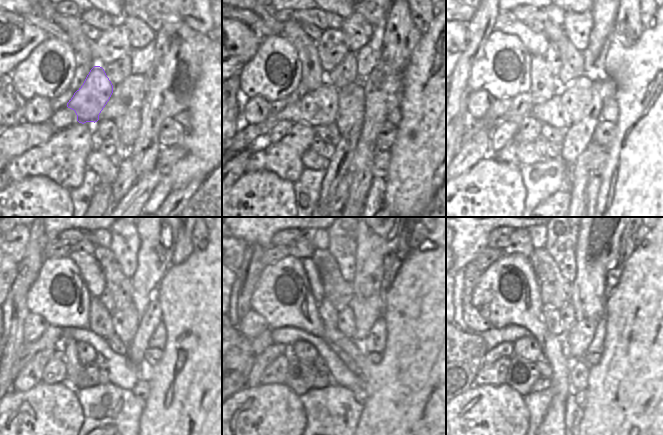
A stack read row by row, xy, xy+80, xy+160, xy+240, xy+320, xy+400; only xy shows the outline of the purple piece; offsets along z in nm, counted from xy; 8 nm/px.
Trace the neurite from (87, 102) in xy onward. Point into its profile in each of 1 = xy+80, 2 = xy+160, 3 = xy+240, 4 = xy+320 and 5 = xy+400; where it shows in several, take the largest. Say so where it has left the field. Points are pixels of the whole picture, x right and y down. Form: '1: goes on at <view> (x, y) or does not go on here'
1: goes on at xy+80 (320, 106)
2: goes on at xy+160 (552, 112)
3: goes on at xy+240 (113, 341)
4: goes on at xy+320 (347, 360)
5: goes on at xy+400 (578, 371)

